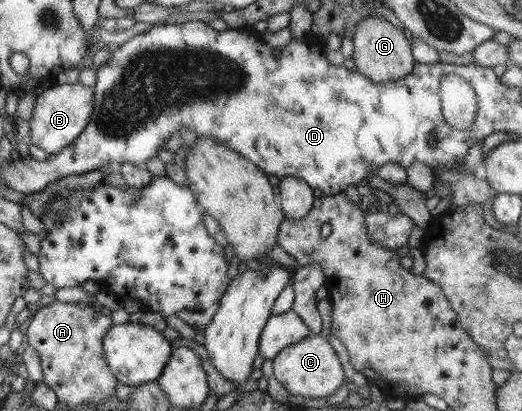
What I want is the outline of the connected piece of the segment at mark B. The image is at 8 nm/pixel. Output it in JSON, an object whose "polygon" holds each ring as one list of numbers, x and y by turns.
{"polygon":[[79,82,75,85,48,84,46,91,36,98,34,117,28,121,31,129,29,143,34,143,39,149,47,151,48,155,55,155,75,142,89,124,94,111,94,91]]}

